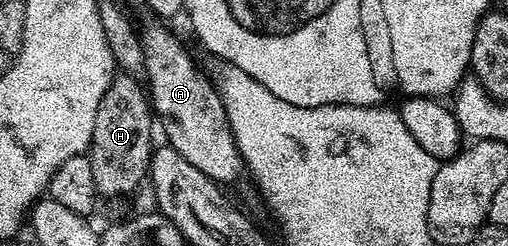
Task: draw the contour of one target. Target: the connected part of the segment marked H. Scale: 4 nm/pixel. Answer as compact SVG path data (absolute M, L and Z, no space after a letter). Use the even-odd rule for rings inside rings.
M115 73L96 108L88 157L92 164L92 180L96 180L96 188L103 199L122 198L148 178L156 118L147 91L138 81L133 74Z

